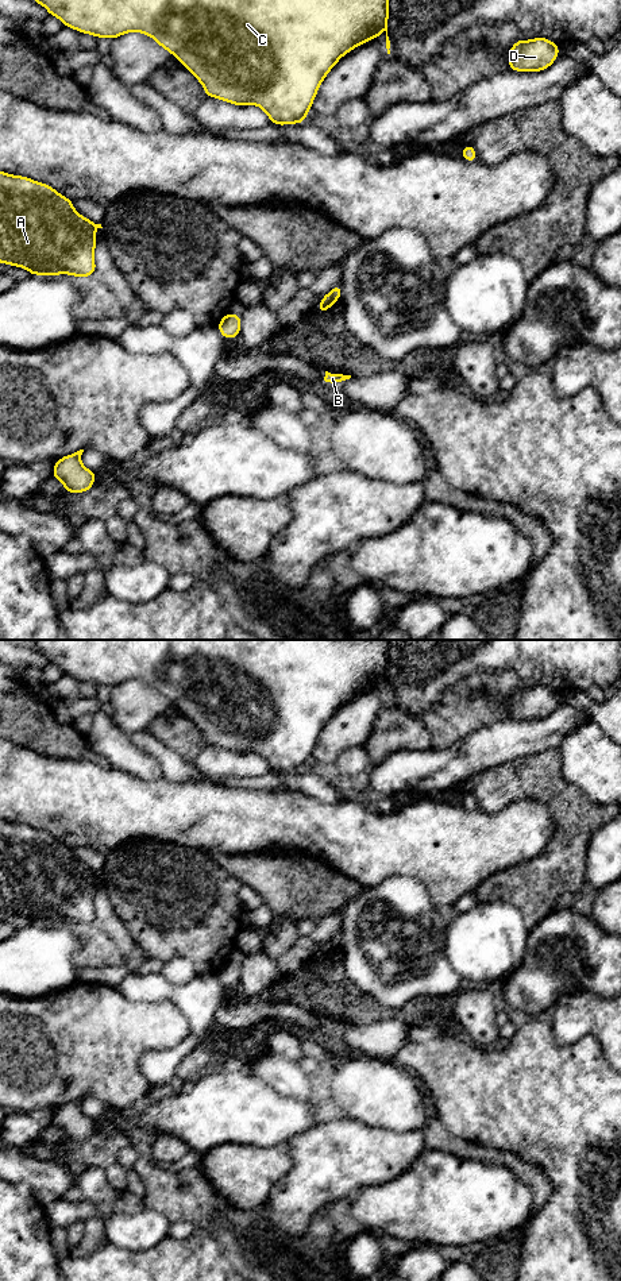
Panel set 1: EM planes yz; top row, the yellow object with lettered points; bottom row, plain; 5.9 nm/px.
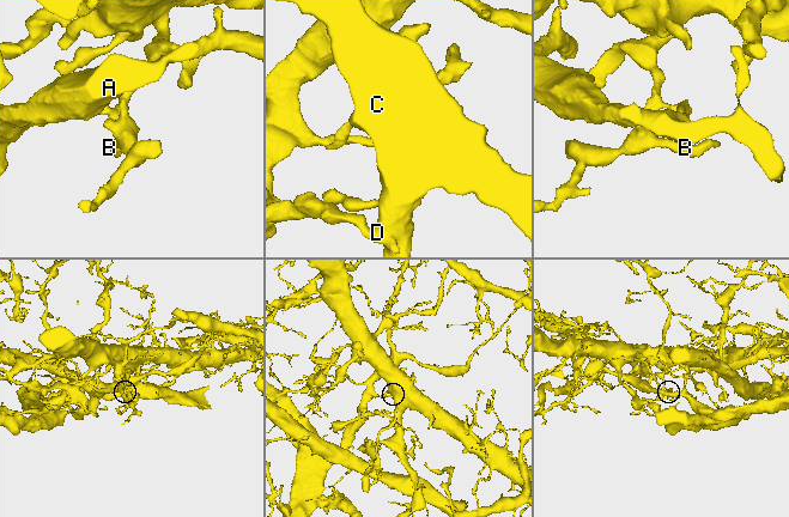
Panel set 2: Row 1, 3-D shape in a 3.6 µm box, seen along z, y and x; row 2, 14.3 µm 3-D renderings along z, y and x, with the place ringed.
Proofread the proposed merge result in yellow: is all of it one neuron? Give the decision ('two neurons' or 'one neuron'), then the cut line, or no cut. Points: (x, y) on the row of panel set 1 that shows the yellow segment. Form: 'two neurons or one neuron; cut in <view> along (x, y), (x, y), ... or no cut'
two neurons; cut in yz along (330, 292), (336, 300)

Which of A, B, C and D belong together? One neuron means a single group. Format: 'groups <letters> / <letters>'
groups A / B C D

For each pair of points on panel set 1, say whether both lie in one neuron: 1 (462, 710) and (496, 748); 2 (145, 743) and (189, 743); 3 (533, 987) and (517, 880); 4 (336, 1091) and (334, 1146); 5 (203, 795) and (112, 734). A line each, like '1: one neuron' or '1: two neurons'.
1: two neurons
2: two neurons
3: two neurons
4: two neurons
5: two neurons

